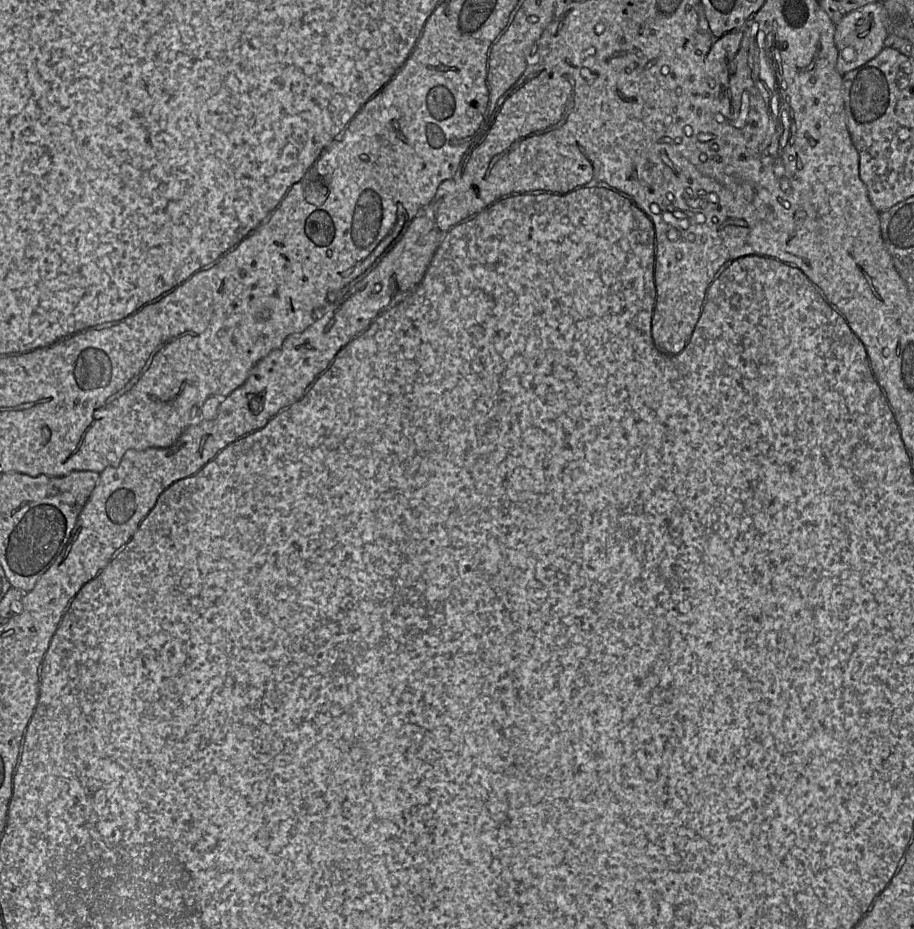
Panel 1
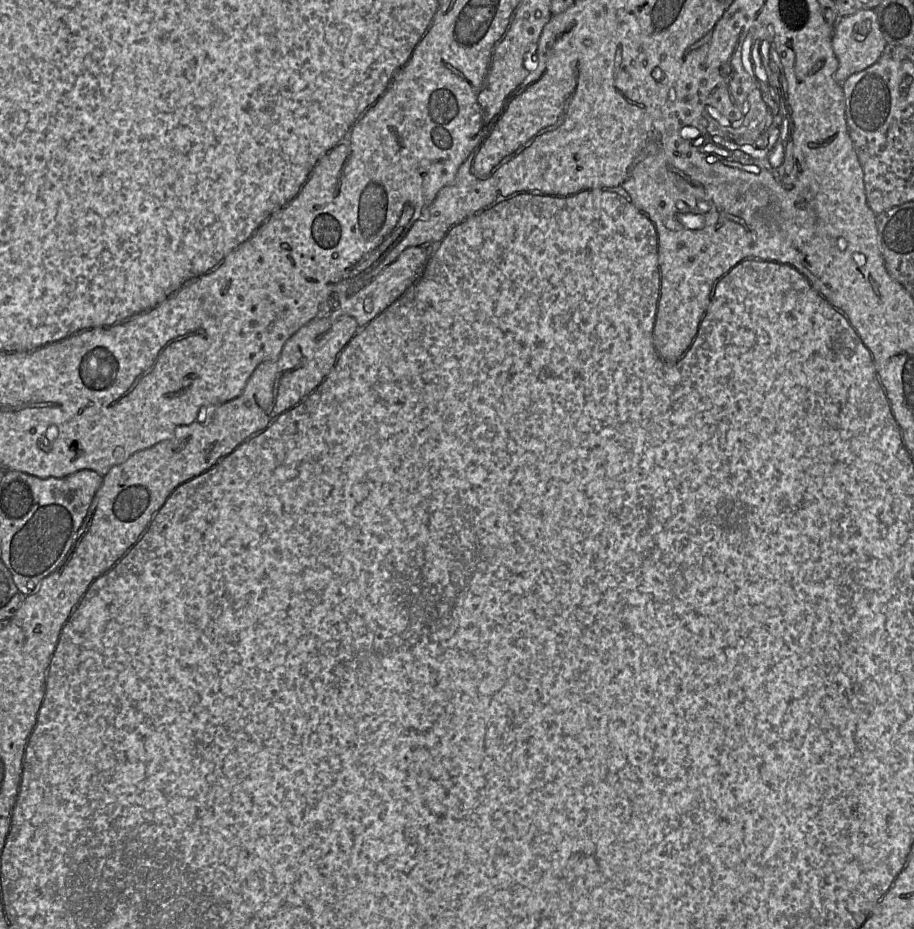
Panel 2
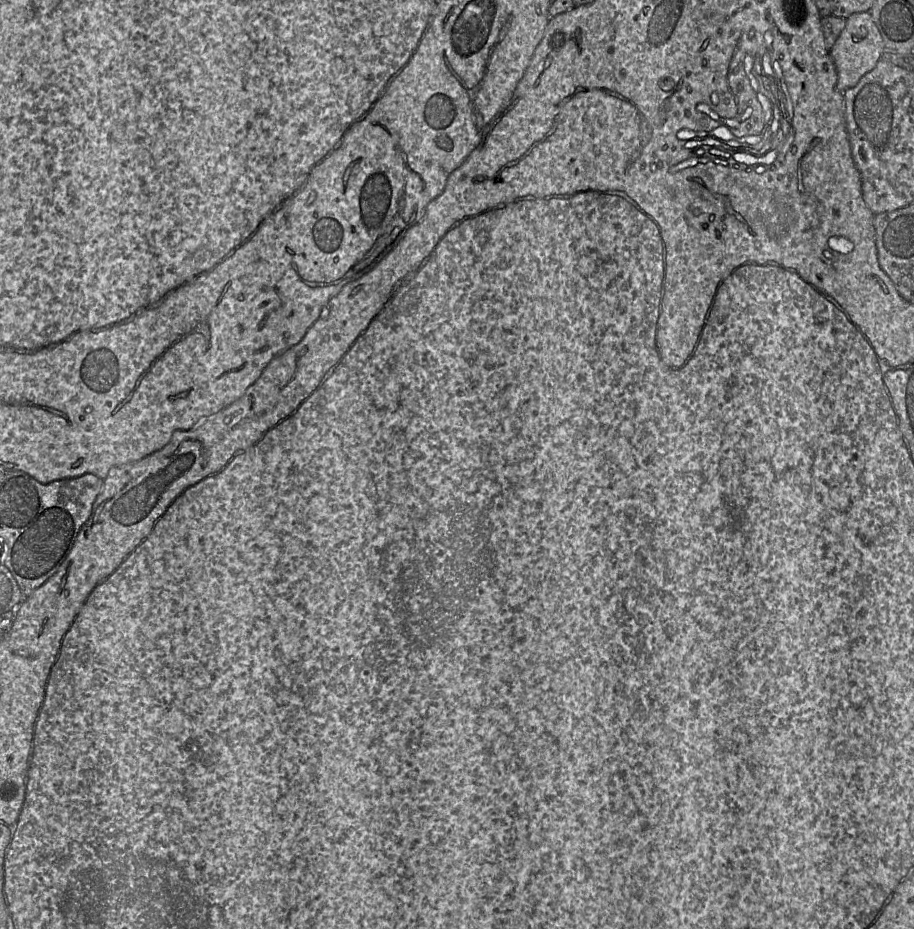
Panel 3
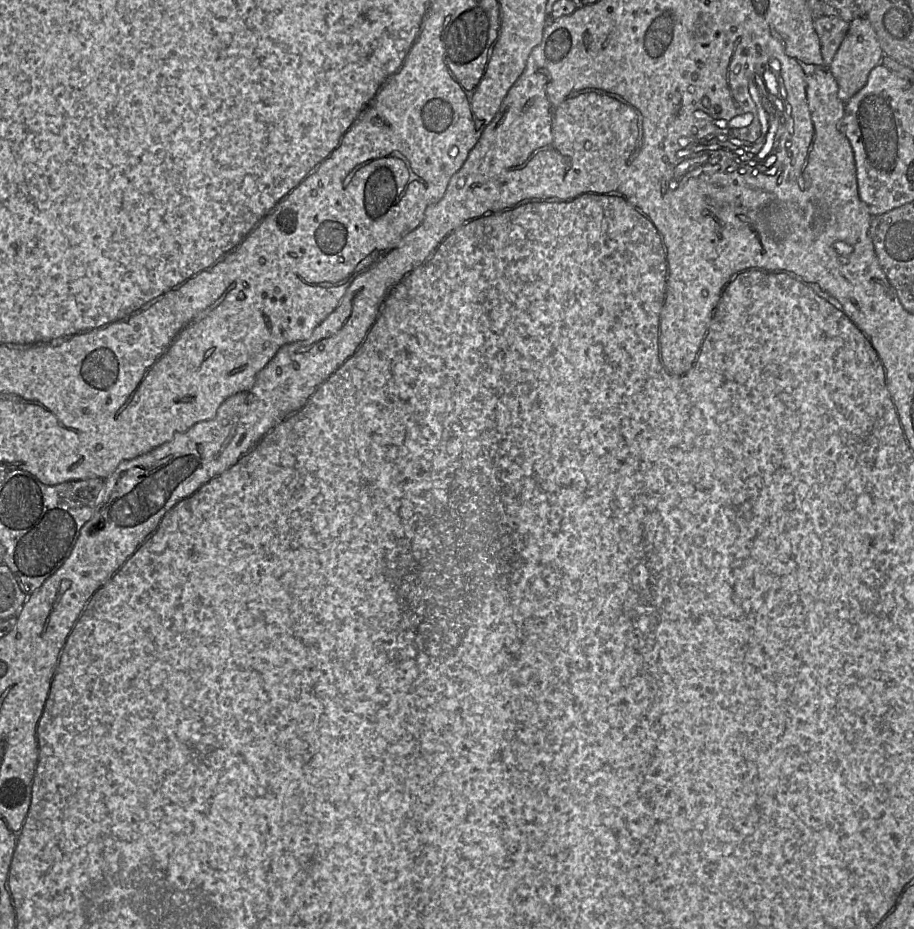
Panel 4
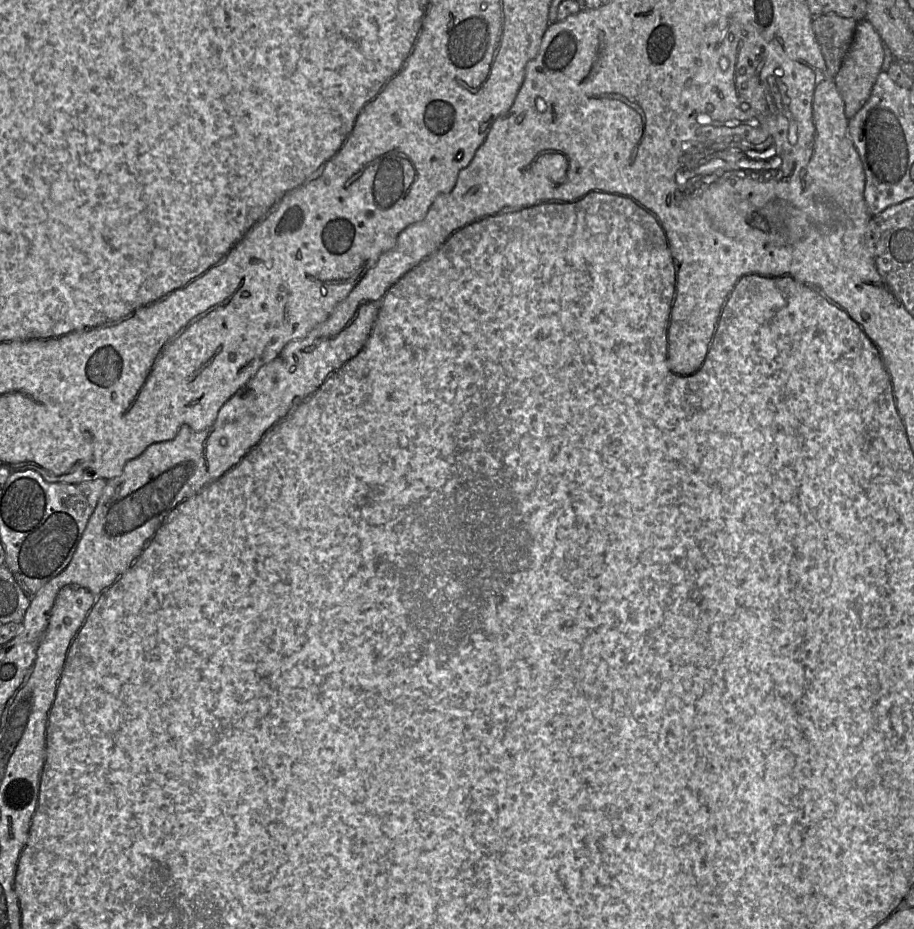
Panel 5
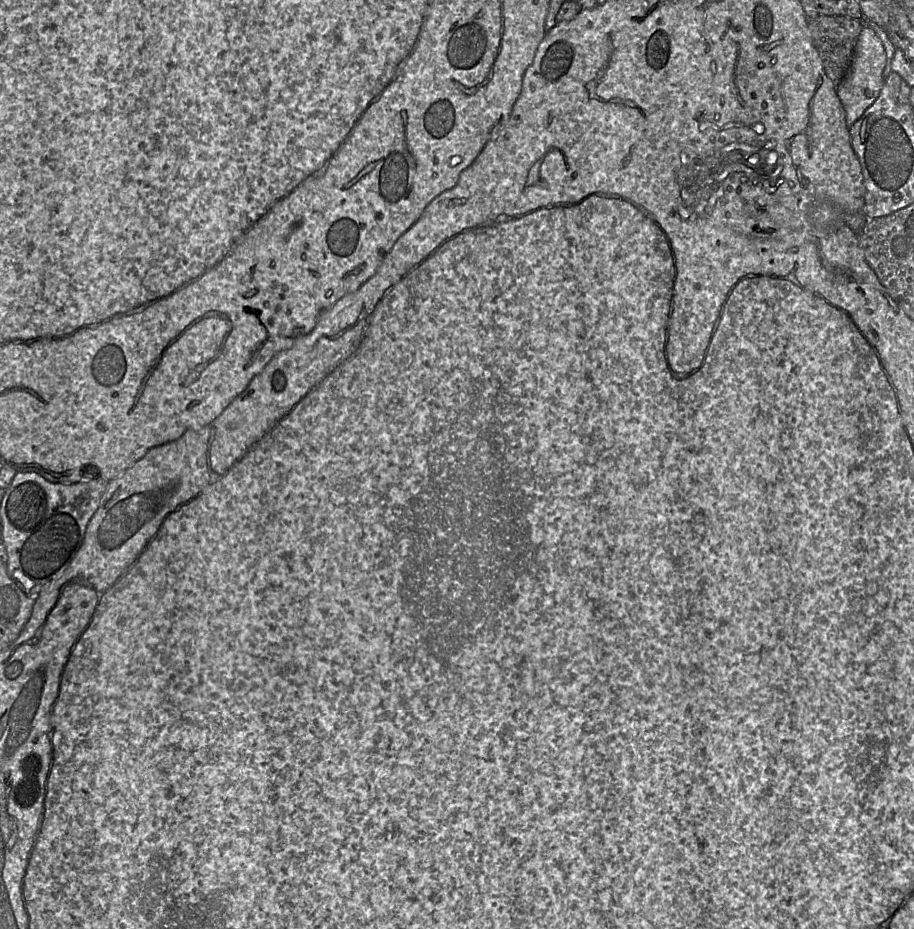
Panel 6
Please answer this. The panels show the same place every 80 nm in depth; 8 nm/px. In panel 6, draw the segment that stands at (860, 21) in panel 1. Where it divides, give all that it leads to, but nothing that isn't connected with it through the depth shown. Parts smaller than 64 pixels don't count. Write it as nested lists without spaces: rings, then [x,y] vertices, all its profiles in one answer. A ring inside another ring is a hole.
[[[863,26],[848,71],[837,85],[837,95],[844,107],[848,128],[863,115],[879,96],[885,84],[883,77],[885,64],[886,54],[882,41],[871,27]]]

